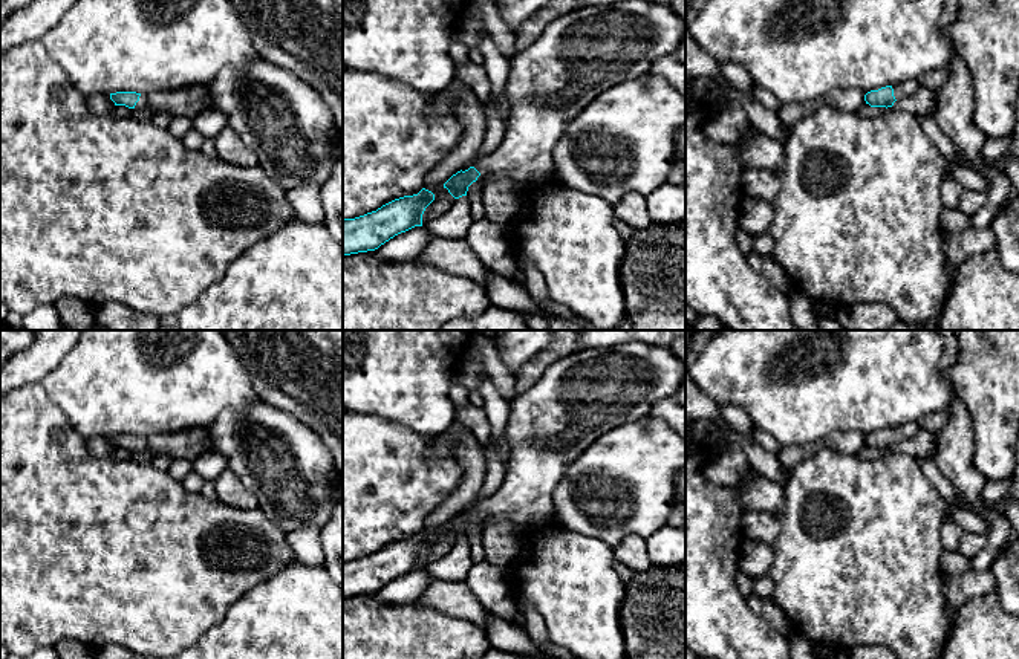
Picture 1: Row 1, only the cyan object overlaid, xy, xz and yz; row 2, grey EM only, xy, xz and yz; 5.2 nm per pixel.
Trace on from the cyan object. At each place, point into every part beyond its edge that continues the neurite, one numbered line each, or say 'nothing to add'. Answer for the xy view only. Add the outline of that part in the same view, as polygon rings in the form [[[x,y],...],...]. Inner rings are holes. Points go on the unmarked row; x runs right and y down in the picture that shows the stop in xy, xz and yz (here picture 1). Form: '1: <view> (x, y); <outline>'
1: xy (190, 444); [[[191,428],[182,433],[156,433],[144,434],[135,451],[155,454],[167,454],[174,459],[194,462],[207,450],[213,448],[208,428]]]

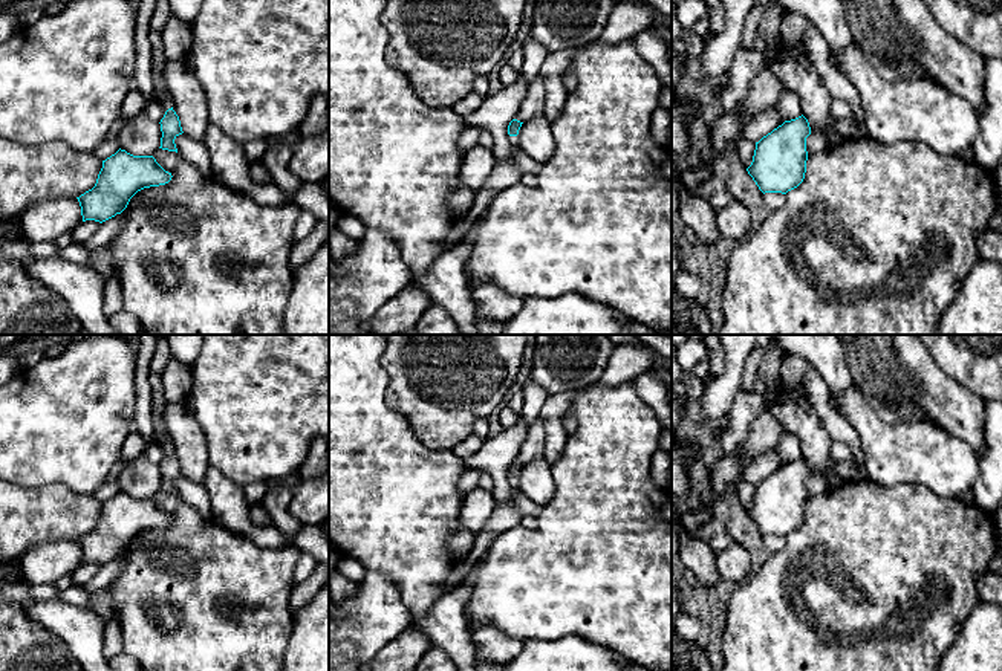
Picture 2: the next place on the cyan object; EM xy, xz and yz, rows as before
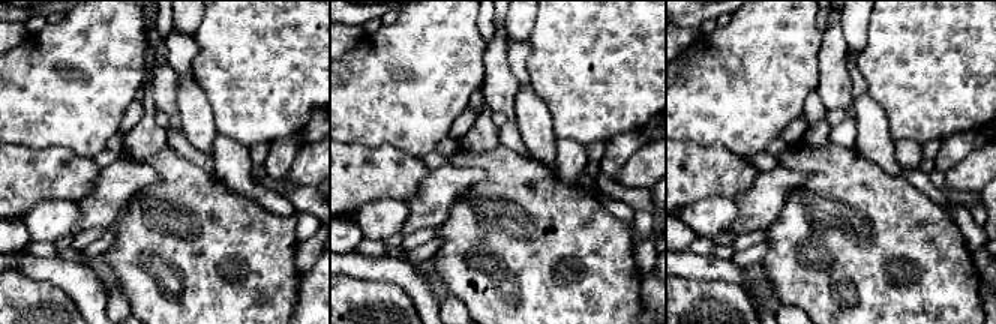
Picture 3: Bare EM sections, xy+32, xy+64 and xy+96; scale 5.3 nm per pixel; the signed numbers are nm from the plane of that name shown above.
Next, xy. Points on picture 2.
1: xy (165, 442); [[[167,431],[167,434],[162,436],[162,437],[158,437],[158,436],[153,433],[153,442],[159,443],[167,452],[173,449],[173,445],[171,445],[171,439],[170,439],[168,431]]]

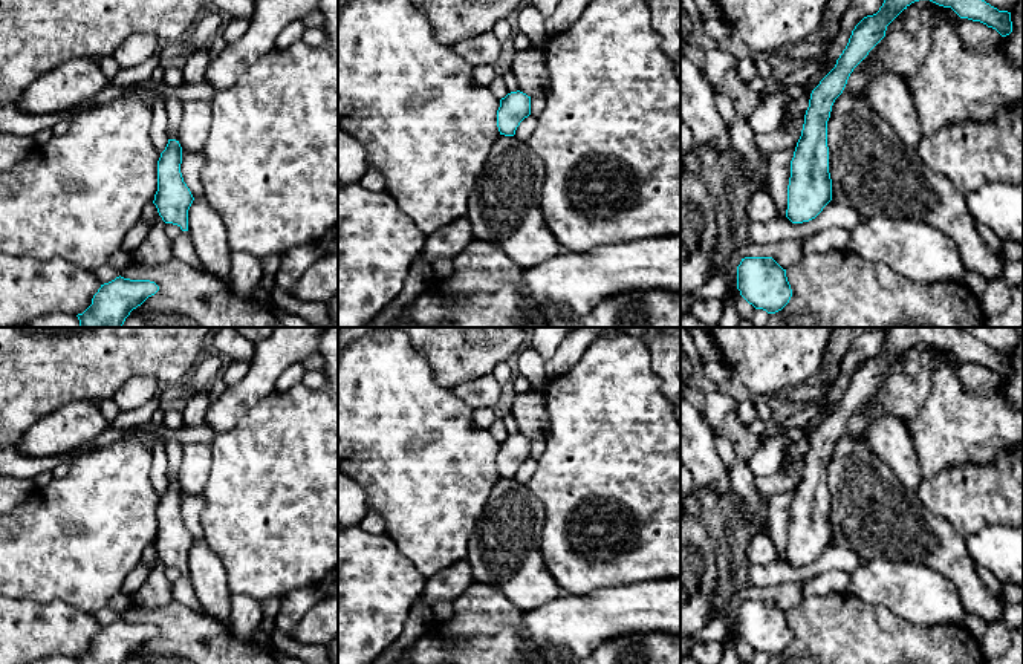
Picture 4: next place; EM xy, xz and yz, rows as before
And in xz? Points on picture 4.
nothing to add

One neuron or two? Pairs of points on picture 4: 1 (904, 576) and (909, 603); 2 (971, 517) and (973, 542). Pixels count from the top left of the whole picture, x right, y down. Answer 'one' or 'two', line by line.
1: one
2: two

